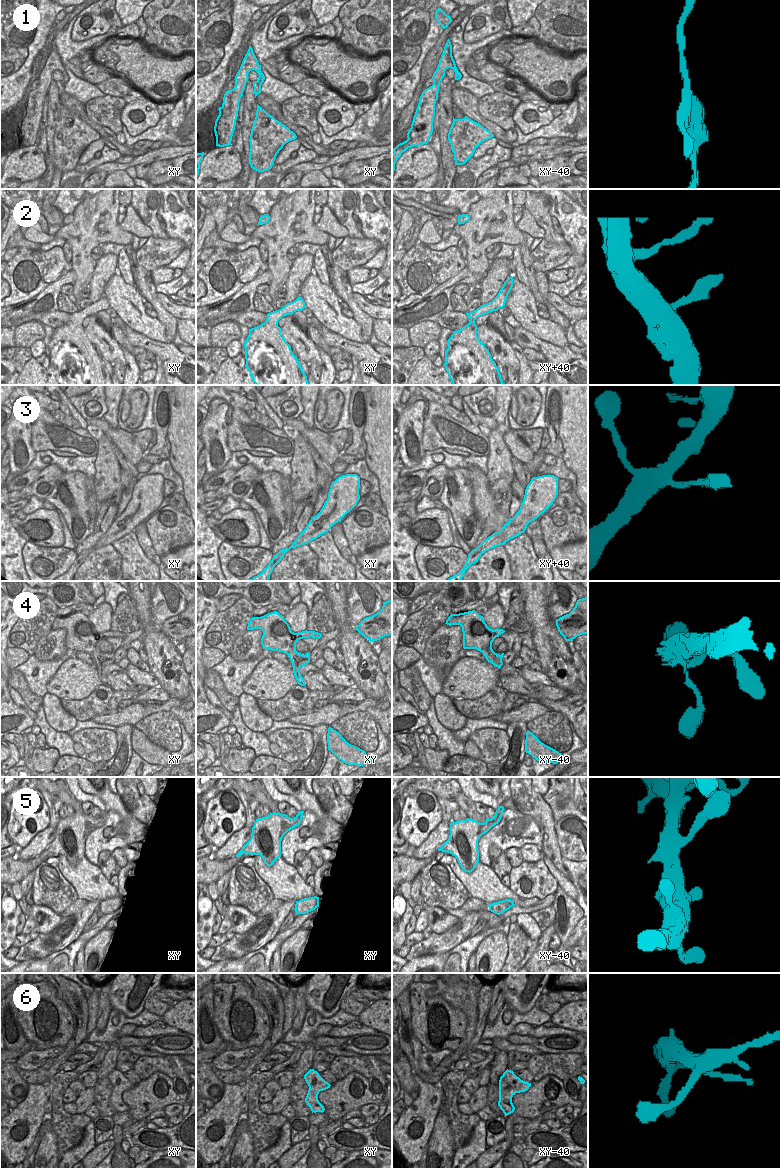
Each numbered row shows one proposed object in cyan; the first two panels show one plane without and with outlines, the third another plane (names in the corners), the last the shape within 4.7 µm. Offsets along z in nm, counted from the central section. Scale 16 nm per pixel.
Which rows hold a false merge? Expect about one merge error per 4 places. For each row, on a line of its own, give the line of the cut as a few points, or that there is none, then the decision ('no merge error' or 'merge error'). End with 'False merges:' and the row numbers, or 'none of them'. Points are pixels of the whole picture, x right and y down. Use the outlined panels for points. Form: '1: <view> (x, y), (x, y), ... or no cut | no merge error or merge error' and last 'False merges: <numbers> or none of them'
1: no cut | no merge error
2: no cut | no merge error
3: no cut | no merge error
4: no cut | no merge error
5: no cut | no merge error
6: no cut | no merge error
False merges: none of them

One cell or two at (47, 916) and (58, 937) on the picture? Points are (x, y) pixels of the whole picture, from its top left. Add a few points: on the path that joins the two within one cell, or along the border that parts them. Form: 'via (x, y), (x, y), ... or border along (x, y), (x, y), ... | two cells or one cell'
border along (62, 917), (60, 922), (49, 932), (40, 933) | two cells

